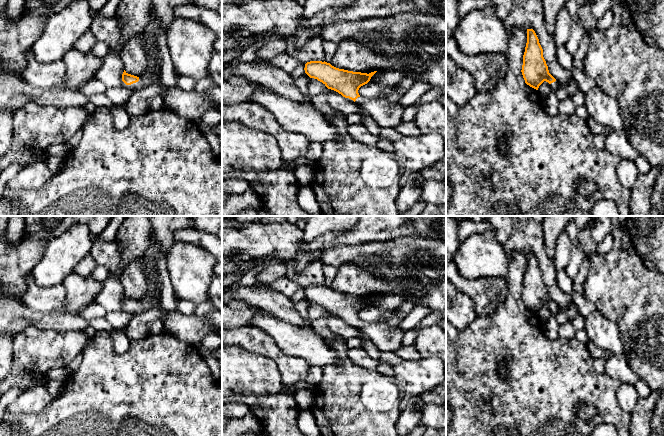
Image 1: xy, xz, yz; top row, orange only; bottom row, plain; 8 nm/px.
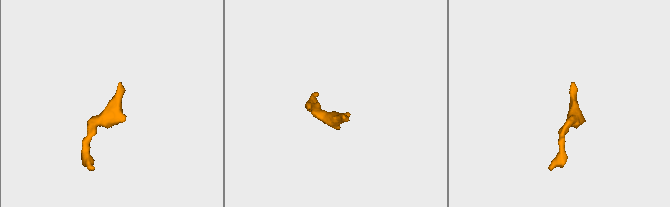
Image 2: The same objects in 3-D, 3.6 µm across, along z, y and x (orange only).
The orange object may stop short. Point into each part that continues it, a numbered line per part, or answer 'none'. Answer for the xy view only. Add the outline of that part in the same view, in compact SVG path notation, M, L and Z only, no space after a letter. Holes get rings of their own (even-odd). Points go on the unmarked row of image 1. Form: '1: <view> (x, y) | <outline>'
1: xy (139, 309) | M138 305L136 307L133 307L131 309L129 309L129 312L132 314L132 315L137 315L137 314L141 314L143 312L147 311L146 309L144 309L141 305Z

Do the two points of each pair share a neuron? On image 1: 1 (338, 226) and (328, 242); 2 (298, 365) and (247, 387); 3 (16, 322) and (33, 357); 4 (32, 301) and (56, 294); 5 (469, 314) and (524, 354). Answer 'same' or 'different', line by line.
1: different
2: different
3: different
4: same
5: different

